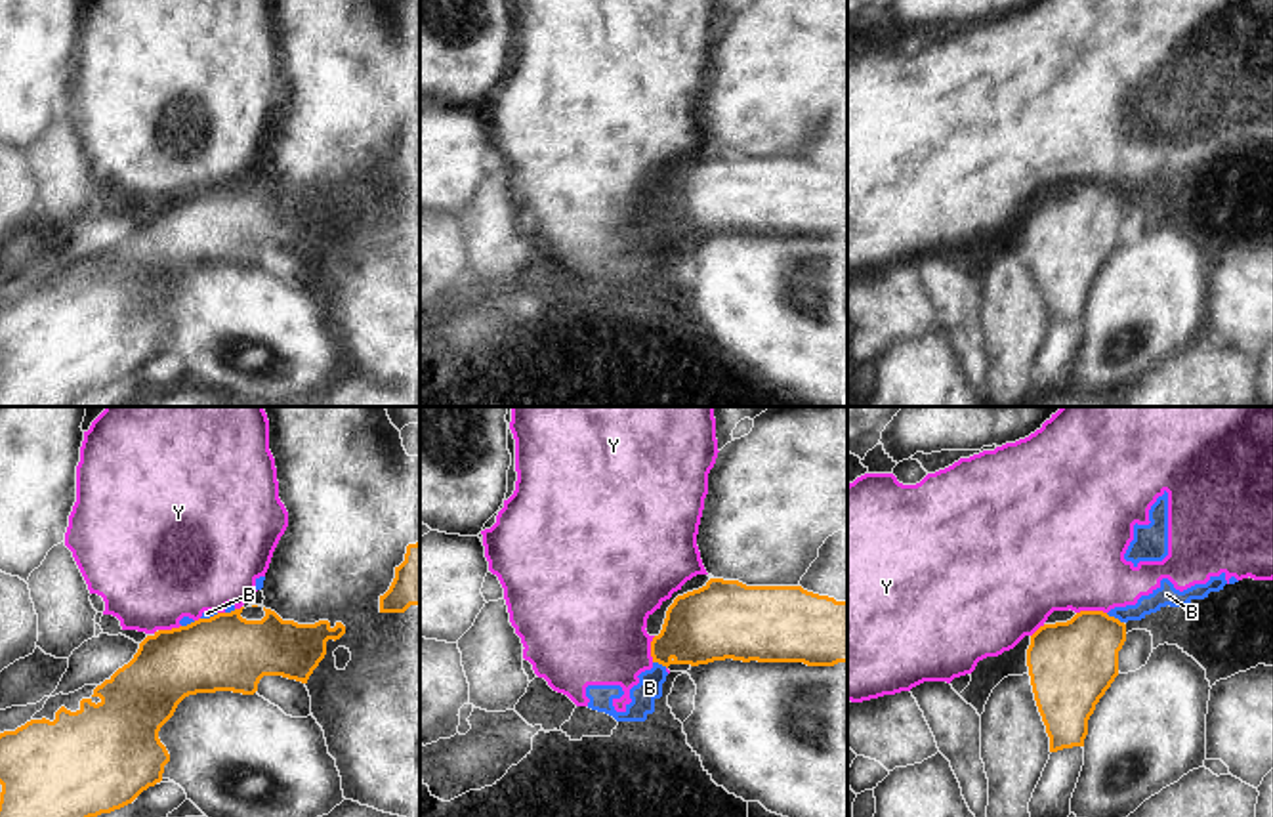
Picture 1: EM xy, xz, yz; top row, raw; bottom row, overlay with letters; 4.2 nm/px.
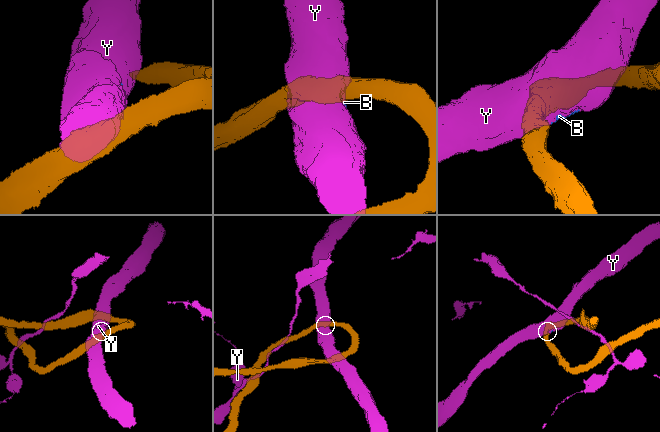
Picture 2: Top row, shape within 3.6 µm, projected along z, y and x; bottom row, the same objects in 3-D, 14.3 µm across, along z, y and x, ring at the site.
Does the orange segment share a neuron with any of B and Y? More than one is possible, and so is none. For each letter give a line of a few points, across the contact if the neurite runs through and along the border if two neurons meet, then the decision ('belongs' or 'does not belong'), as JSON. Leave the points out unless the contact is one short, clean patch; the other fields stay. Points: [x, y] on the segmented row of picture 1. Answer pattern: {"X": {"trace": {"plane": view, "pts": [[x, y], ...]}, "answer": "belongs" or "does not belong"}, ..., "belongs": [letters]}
{"B": {"trace": {"plane": "yz", "pts": [[1106, 613], [1123, 623]]}, "answer": "does not belong"}, "Y": {"answer": "does not belong"}, "belongs": []}

